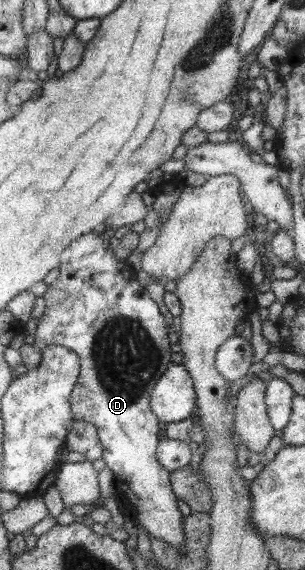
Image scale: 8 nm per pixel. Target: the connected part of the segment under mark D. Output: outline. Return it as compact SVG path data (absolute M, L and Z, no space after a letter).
M89 233L74 240L61 254L59 270L60 275L56 278L55 282L49 285L47 291L42 296L46 307L43 316L39 318L37 322L37 329L35 330L34 336L35 342L33 342L31 346L23 344L23 346L19 348L19 352L21 352L21 357L23 359L23 365L25 365L27 370L37 368L41 359L41 351L43 351L43 348L49 347L49 345L65 346L81 356L81 374L78 377L78 384L73 388L69 403L71 403L75 420L93 424L98 431L99 440L105 447L102 459L107 463L109 470L114 472L113 476L115 477L115 487L117 489L115 494L117 494L118 505L124 507L124 514L127 516L132 514L133 510L136 510L137 514L134 520L138 522L137 526L143 526L150 537L161 538L163 542L167 542L169 546L173 546L180 554L181 552L184 553L184 543L187 542L188 539L185 533L185 527L183 526L185 518L177 505L176 496L171 487L171 472L158 461L158 458L155 458L155 450L158 450L158 444L160 443L159 436L157 436L157 434L159 434L159 426L157 426L157 424L159 424L159 419L157 415L151 412L151 408L149 408L149 392L154 391L154 387L162 379L162 375L166 373L171 366L171 350L169 350L169 336L167 336L167 320L165 320L165 316L161 316L161 312L159 312L155 300L151 300L149 291L145 290L145 288L137 282L137 274L125 264L125 260L121 262L121 260L115 256L115 252L113 252L109 240L103 237L101 233Z

